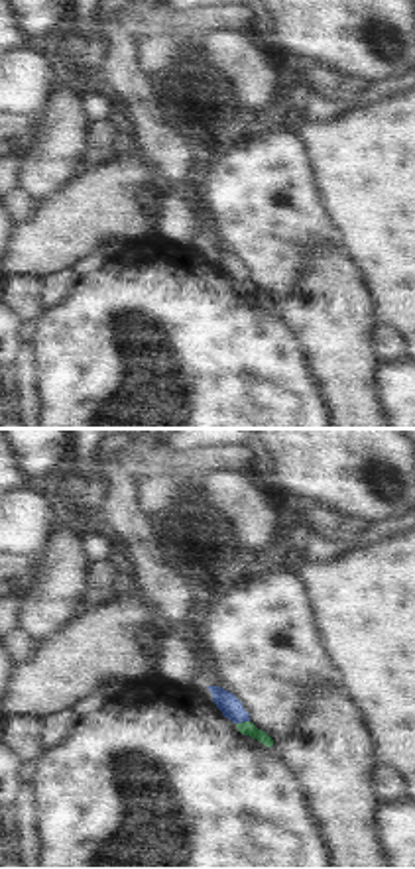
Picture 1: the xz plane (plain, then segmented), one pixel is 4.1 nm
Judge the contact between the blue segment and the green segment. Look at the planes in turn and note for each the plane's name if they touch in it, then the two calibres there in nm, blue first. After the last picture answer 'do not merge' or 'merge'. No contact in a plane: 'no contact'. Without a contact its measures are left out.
contact in xz; calibres 90 and 60 nm

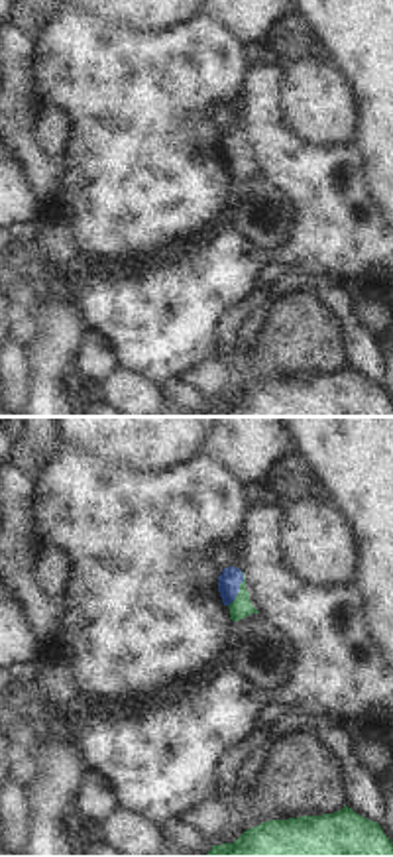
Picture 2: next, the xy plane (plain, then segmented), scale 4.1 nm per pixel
contact in xy; calibres 100 and 90 nm

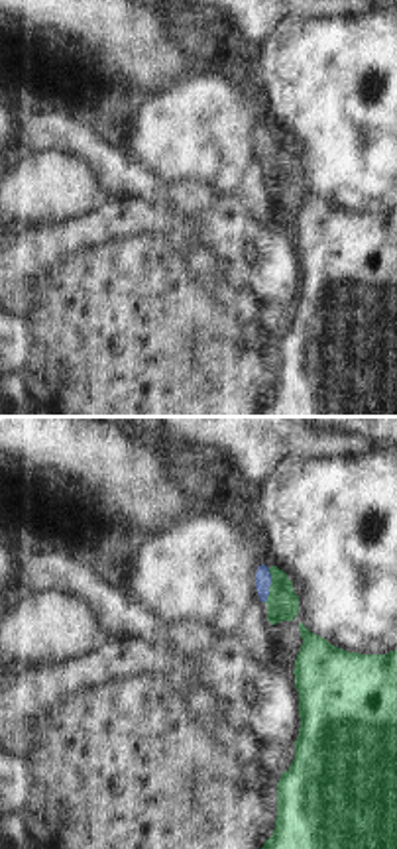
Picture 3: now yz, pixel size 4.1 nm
contact in yz; calibres 60 and 130 nm

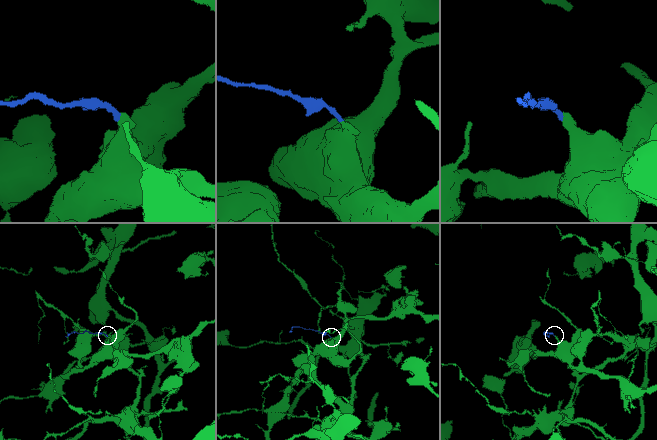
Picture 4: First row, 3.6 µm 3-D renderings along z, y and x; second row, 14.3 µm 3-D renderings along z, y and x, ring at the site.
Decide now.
merge

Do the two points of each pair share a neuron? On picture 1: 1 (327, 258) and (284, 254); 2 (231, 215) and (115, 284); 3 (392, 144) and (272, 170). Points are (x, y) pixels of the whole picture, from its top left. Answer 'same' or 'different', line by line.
1: different
2: different
3: different

